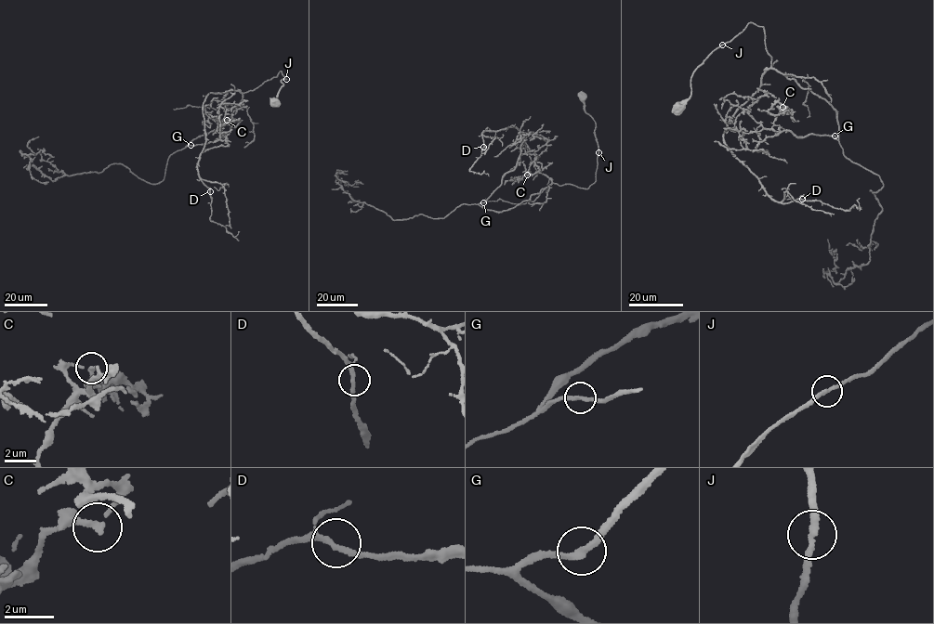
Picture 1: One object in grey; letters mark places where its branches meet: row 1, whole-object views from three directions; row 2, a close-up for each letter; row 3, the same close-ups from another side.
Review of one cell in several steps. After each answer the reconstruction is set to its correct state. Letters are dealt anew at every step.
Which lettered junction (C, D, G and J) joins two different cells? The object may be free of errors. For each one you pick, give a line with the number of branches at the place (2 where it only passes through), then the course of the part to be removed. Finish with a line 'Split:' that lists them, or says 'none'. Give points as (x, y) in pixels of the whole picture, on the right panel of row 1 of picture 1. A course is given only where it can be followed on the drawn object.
Split: none

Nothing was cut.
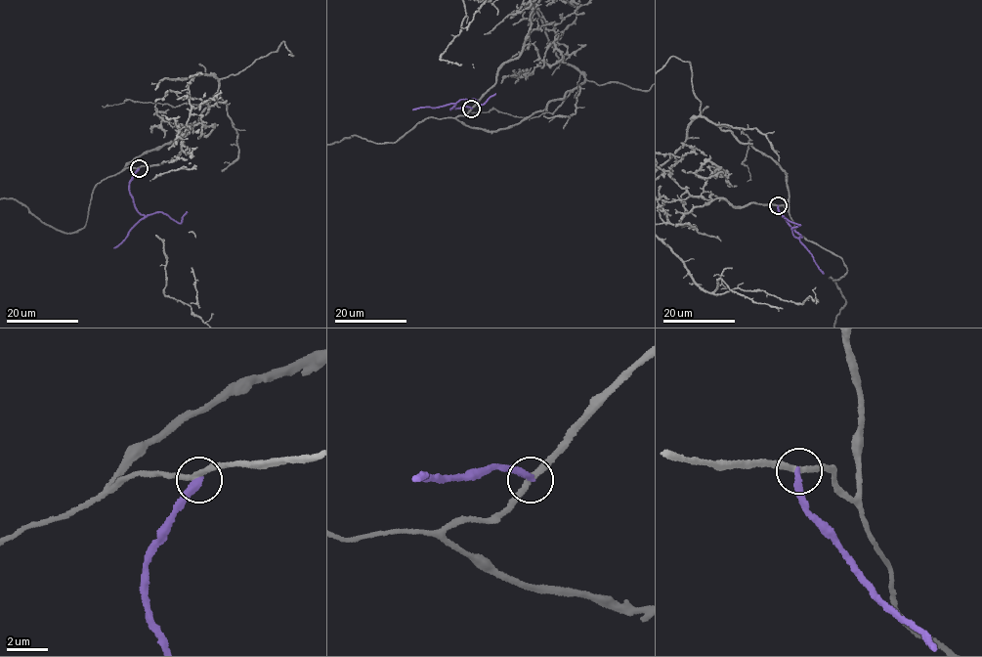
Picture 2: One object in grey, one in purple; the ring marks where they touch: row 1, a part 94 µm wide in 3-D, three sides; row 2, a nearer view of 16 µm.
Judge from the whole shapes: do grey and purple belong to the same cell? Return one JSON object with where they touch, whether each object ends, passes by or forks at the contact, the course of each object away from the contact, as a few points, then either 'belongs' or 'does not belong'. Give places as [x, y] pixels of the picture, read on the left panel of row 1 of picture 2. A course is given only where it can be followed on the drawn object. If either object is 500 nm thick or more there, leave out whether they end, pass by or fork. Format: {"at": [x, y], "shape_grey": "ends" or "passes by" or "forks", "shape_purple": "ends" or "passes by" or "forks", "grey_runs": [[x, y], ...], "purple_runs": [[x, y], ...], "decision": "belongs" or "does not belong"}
{"at": [139, 168], "shape_grey": "passes by", "shape_purple": "ends", "purple_runs": [[138, 168], [129, 188], [138, 211], [146, 216], [161, 211], [180, 223], [187, 211]], "decision": "does not belong"}

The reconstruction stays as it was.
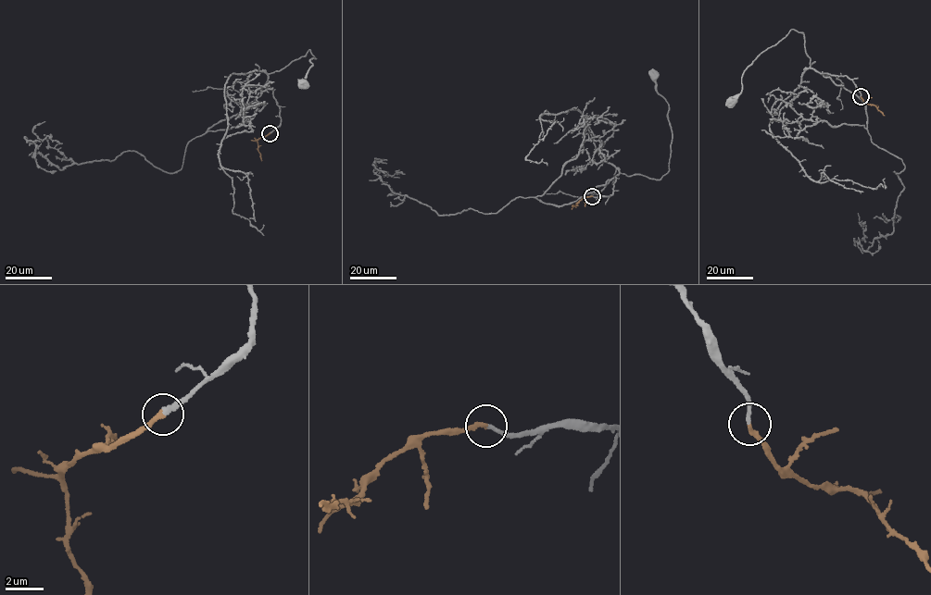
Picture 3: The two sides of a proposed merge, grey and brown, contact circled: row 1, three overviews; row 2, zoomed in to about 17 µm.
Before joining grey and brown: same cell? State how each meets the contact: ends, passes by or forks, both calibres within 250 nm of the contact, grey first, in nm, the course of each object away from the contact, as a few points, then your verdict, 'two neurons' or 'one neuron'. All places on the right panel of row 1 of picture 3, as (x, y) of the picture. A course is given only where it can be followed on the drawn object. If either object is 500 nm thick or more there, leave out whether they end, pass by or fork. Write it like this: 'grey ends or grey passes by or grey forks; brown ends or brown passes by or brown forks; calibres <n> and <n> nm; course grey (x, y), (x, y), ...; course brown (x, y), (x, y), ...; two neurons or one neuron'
grey ends; brown ends; calibres 200 and 240 nm; course grey (861, 96), (845, 76), (822, 74), (810, 68), (803, 34), (793, 29), (747, 68), (741, 93), (733, 103); course brown (861, 96), (884, 115); one neuron

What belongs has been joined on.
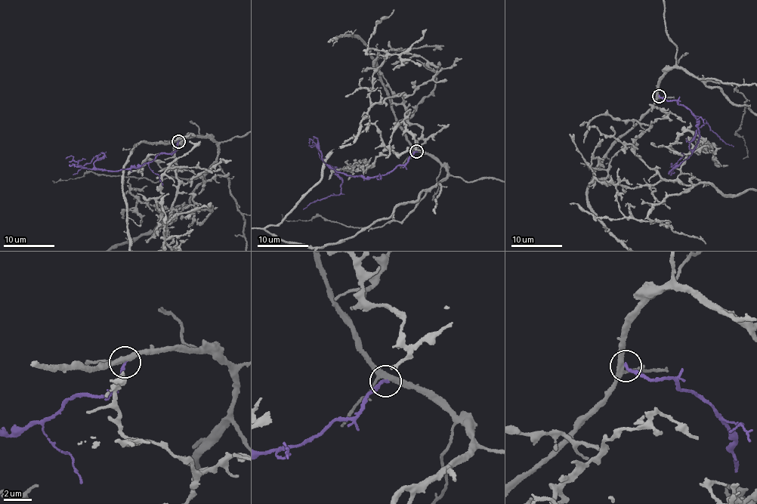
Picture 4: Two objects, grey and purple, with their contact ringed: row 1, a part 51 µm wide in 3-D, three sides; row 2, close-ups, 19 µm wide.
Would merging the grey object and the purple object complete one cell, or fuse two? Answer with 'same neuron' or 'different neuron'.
different neuron

